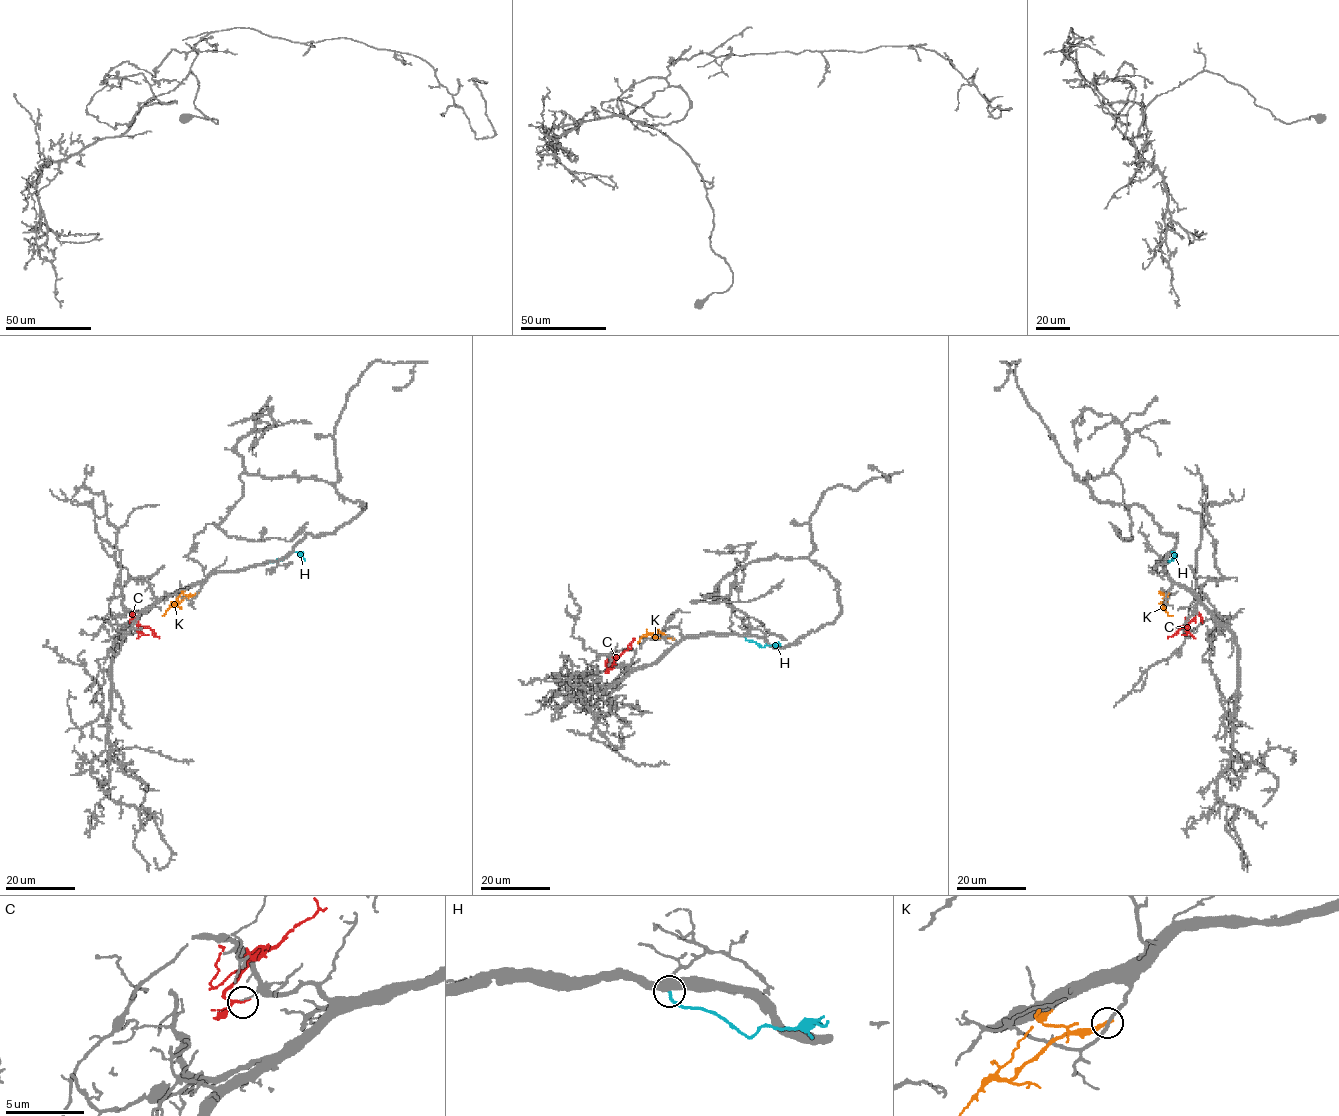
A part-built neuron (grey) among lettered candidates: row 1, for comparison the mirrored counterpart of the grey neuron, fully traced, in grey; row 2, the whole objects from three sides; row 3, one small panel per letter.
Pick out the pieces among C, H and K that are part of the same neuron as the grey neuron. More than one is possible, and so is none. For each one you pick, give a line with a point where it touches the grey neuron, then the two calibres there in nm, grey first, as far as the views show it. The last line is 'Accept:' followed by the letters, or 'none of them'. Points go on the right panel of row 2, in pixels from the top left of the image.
Accept: none of them

